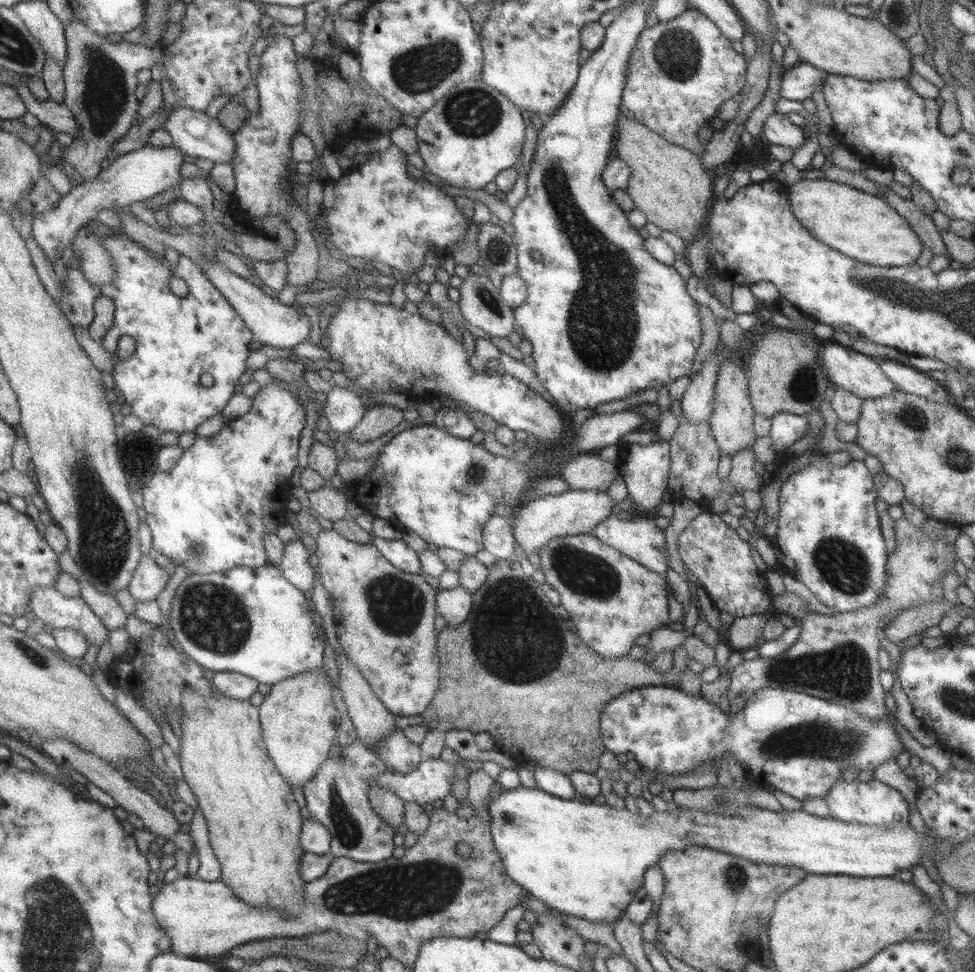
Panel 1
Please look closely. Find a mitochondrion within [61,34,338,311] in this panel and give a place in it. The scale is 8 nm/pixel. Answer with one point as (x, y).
(105, 92)

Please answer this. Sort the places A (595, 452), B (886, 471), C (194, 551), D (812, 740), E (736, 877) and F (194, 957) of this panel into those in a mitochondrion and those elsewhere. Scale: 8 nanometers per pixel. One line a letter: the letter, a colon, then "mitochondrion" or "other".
A: other
B: other
C: mitochondrion
D: mitochondrion
E: mitochondrion
F: other

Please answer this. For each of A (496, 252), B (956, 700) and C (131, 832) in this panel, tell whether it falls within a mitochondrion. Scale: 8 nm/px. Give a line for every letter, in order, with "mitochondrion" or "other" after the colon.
A: mitochondrion
B: mitochondrion
C: other

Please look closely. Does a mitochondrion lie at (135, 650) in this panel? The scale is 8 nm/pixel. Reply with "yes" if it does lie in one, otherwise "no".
no

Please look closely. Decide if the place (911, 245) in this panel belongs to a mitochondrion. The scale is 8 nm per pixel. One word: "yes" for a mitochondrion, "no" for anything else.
no

